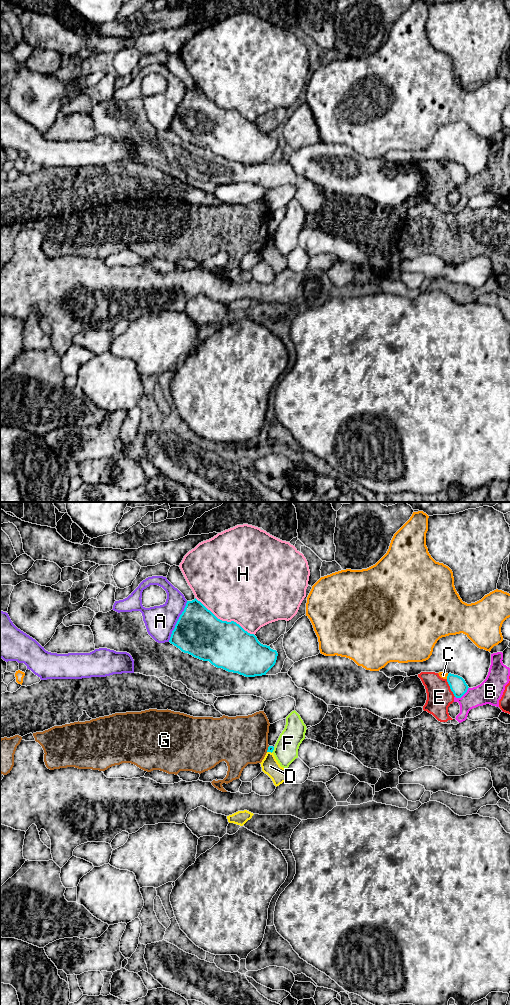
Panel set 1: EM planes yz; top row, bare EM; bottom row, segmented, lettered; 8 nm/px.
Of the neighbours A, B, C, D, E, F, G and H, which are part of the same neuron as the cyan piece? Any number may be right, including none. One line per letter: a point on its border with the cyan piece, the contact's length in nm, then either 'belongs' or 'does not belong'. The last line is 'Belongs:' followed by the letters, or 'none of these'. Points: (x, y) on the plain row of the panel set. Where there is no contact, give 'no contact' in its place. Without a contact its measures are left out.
A: contact yz (177, 109); length 360 nm; does not belong
B: contact yz (462, 183); length 140 nm; does not belong
C: contact yz (447, 164); length 40 nm; does not belong
D: contact yz (270, 239); length 50 nm; does not belong
E: contact yz (450, 176); length 160 nm; does not belong
F: contact yz (273, 237); length 40 nm; does not belong
G: contact yz (268, 237); length 50 nm; does not belong
H: contact yz (225, 109); length 550 nm; does not belong
Belongs: none of these

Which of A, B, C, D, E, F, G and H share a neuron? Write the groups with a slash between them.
A / B E / C / D / F / G / H

